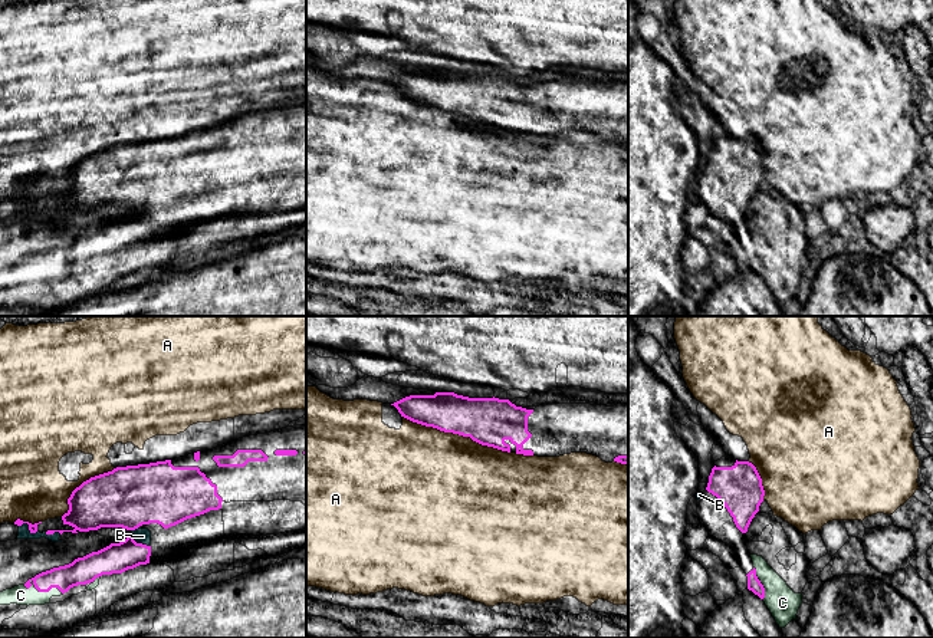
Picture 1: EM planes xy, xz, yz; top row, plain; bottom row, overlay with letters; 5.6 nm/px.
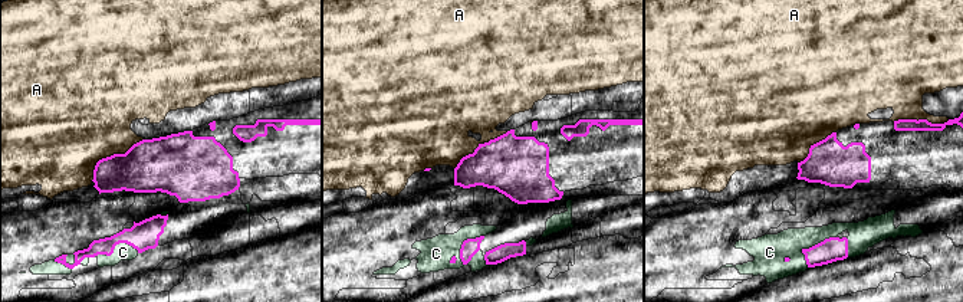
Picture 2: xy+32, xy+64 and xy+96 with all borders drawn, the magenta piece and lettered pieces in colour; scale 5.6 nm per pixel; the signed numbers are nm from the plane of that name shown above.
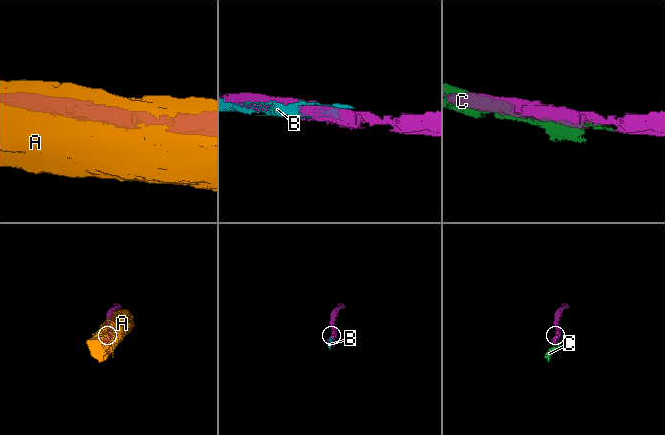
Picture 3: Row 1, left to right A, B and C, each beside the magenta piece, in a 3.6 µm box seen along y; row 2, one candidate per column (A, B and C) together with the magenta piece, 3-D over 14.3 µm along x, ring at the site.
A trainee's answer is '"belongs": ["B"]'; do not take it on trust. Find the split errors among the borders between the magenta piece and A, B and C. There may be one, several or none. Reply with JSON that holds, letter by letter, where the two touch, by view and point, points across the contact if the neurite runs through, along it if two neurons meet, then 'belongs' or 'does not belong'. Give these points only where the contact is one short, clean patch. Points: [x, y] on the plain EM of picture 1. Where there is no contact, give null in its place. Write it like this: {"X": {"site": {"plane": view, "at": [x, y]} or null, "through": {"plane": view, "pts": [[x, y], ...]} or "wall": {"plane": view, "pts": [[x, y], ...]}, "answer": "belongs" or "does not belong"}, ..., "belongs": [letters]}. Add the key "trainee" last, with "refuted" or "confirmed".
{"A": {"site": {"plane": "xz", "at": [456, 111]}, "answer": "does not belong"}, "B": {"site": {"plane": "xy", "at": [135, 220]}, "answer": "belongs"}, "C": {"site": {"plane": "xy", "at": [43, 269]}, "answer": "does not belong"}, "belongs": ["B"], "trainee": "confirmed"}

